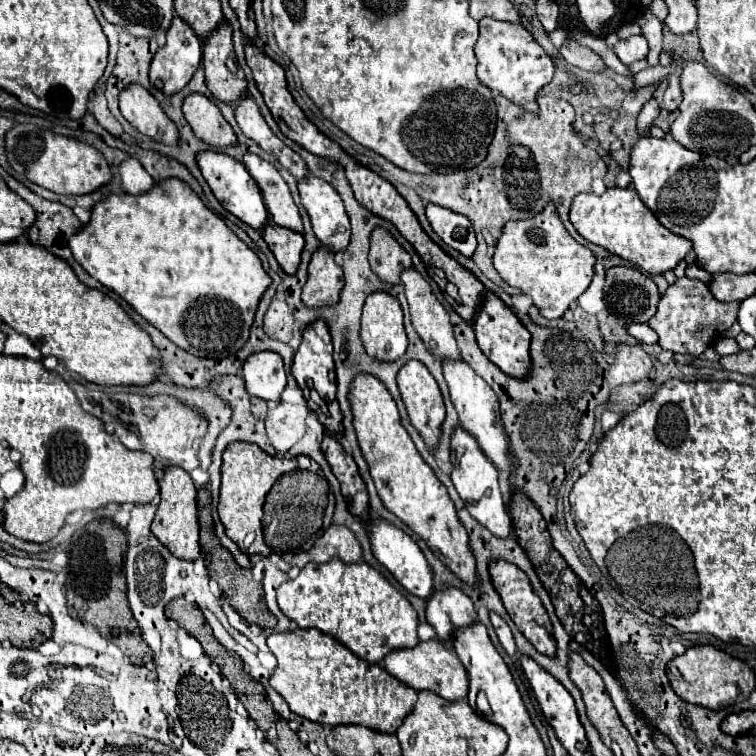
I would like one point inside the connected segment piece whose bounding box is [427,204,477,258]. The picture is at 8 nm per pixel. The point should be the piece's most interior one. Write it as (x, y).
(455, 230)

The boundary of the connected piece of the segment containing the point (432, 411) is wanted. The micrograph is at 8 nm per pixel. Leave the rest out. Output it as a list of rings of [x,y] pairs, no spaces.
[[[409,360],[397,372],[397,386],[411,424],[419,430],[429,446],[435,446],[445,420],[445,406],[435,378],[423,362]]]

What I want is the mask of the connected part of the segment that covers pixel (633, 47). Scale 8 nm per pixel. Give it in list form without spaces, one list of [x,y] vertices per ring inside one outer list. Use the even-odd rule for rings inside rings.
[[[629,36],[627,40],[619,40],[613,46],[613,52],[623,64],[633,64],[635,60],[647,56],[647,40],[643,36]]]

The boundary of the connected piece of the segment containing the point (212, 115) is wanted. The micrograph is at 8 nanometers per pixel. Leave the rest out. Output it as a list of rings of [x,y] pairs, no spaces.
[[[189,94],[183,100],[183,114],[195,136],[205,144],[219,146],[235,146],[237,136],[229,122],[223,118],[221,110],[203,94]]]

